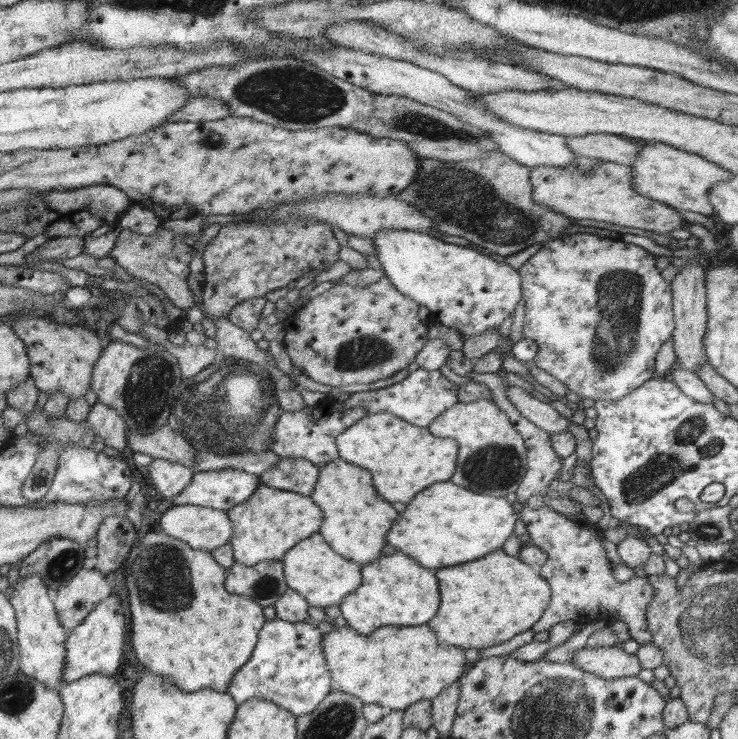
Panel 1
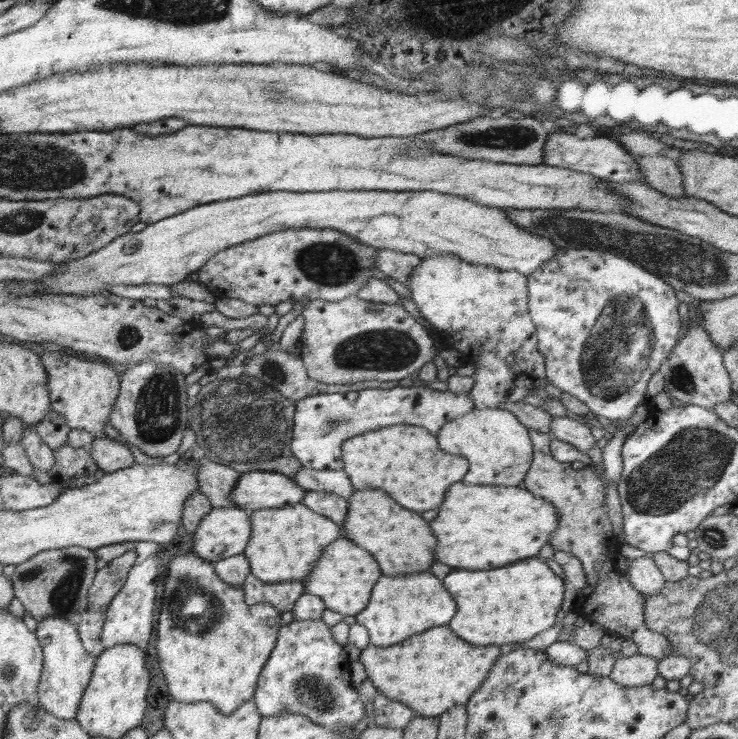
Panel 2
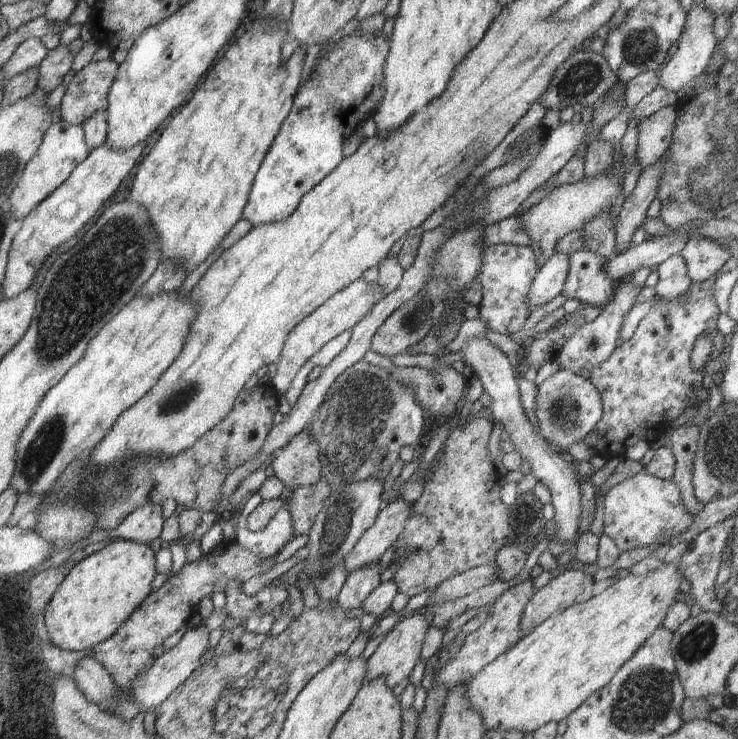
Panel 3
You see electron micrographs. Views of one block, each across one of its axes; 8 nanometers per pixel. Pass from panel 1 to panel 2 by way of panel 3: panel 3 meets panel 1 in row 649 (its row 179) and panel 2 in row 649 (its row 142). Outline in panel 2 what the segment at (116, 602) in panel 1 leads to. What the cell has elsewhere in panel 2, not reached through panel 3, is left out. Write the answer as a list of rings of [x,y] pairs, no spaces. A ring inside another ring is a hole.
[[[153,553],[142,563],[134,565],[127,574],[124,586],[112,598],[105,610],[105,621],[102,627],[101,640],[106,649],[116,645],[132,644],[138,649],[147,650],[154,630],[154,605],[156,604],[156,585],[154,580],[161,572],[157,553]]]

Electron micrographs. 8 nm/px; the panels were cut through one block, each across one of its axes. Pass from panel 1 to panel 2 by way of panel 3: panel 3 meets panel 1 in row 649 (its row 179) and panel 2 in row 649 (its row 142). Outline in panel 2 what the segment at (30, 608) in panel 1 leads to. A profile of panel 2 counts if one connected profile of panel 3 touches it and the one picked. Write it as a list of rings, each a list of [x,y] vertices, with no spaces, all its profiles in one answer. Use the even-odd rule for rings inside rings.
[[[52,617],[42,619],[37,624],[35,635],[44,658],[44,671],[37,686],[35,703],[62,720],[75,720],[83,692],[95,667],[95,658],[86,652],[77,629],[70,621]]]

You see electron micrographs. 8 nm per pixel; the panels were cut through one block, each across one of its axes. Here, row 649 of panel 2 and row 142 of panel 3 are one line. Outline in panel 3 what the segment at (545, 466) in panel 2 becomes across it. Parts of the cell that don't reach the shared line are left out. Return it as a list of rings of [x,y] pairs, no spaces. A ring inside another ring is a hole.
[[[669,105],[638,122],[637,162],[641,168],[656,164],[671,147],[677,118],[676,106]]]

